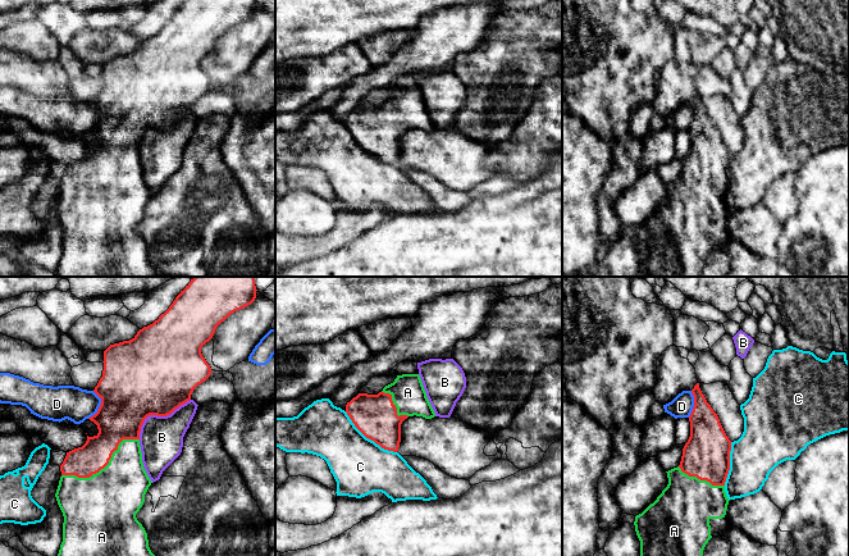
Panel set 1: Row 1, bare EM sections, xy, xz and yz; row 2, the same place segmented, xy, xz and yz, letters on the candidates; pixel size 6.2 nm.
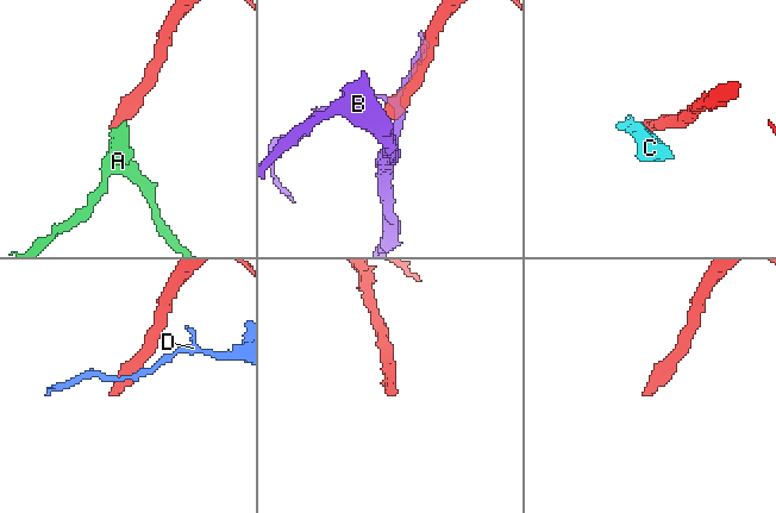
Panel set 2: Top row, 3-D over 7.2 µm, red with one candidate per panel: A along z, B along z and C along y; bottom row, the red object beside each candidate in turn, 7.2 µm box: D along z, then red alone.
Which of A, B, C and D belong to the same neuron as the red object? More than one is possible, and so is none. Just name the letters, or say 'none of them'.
A

